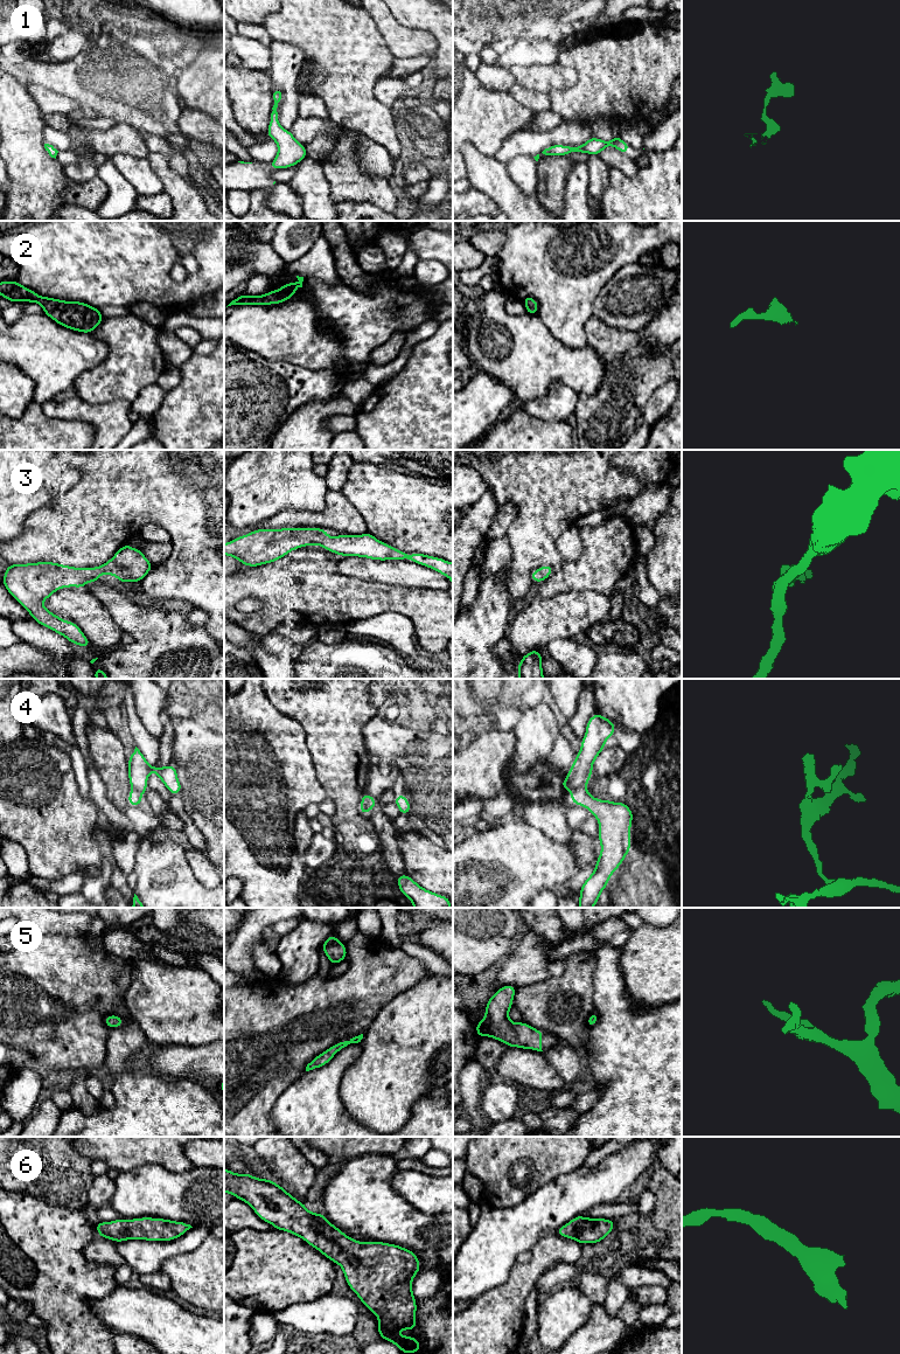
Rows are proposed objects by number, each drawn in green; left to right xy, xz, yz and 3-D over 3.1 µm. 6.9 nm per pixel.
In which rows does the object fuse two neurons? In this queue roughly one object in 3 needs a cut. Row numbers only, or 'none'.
4

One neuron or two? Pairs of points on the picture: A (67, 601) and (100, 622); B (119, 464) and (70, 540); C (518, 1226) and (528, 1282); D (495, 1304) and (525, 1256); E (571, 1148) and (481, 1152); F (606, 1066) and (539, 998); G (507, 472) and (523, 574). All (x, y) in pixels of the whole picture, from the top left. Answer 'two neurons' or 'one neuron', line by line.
A: one neuron
B: one neuron
C: two neurons
D: two neurons
E: one neuron
F: two neurons
G: one neuron

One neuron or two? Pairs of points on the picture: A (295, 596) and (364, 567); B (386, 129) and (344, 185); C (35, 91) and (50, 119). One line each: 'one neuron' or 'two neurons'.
A: two neurons
B: two neurons
C: two neurons

